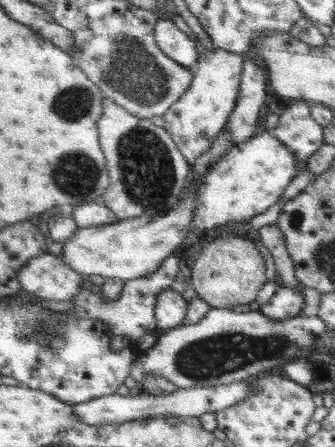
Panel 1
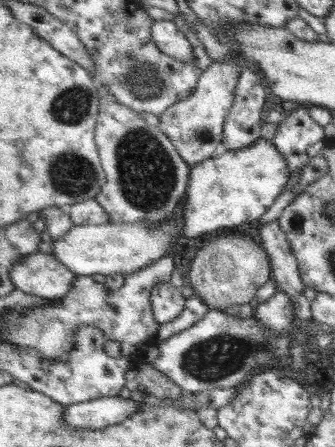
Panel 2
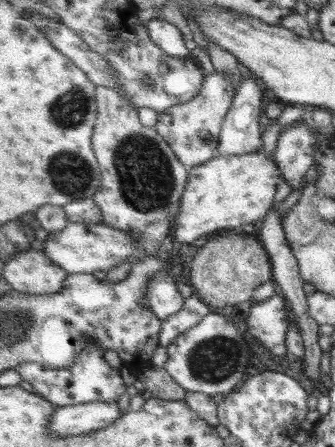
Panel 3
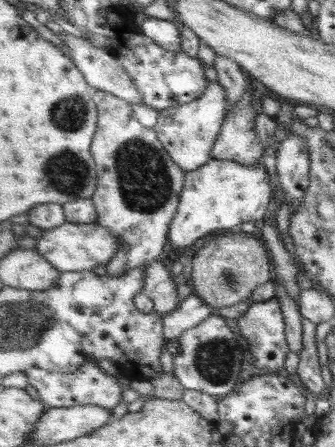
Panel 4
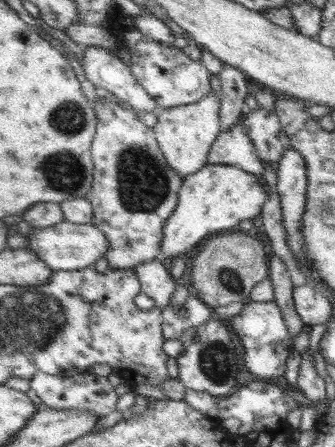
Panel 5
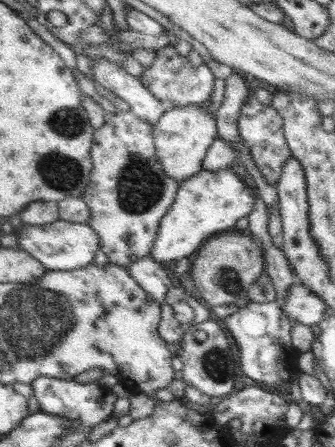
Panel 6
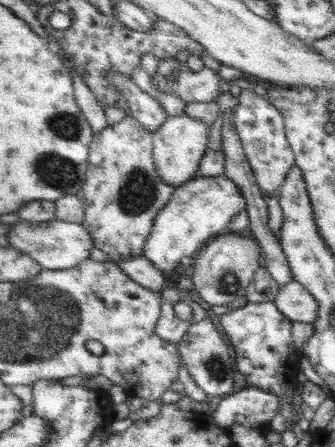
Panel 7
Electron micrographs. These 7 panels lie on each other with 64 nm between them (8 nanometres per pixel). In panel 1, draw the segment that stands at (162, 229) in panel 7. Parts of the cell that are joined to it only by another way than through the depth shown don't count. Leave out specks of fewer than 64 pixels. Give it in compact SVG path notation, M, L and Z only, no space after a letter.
M261 128L257 136L235 146L231 154L225 154L215 166L211 166L211 174L205 174L199 188L199 206L195 210L193 228L207 232L217 226L249 222L263 214L281 200L285 188L295 178L297 164L299 160L293 156L291 148L281 144L271 130L265 132L265 128Z

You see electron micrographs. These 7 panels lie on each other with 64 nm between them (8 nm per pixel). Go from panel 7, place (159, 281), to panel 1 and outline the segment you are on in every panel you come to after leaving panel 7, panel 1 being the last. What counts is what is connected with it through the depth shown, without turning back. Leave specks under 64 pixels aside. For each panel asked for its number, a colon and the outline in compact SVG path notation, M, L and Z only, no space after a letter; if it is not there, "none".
1: M165 290L159 294L159 306L157 306L157 318L159 318L159 330L173 330L185 324L189 312L189 300L185 300L175 290Z
2: M171 284L155 286L151 294L151 304L155 308L155 318L161 322L161 326L175 322L187 310L187 298L179 294L179 290Z
3: M159 272L155 280L151 280L151 288L147 294L149 302L151 302L151 310L161 318L173 318L175 314L179 314L185 306L185 300L179 290L177 290L177 280L173 274L167 272Z
4: M159 260L147 264L145 276L147 276L145 294L155 304L153 310L163 316L173 314L181 306L177 298L177 282L173 280L175 276Z
5: M161 258L147 262L143 266L135 268L135 274L139 276L139 282L143 284L143 292L155 302L157 308L165 310L167 306L171 306L171 296L175 292L177 280L173 280L171 270L167 270L161 264Z
6: M143 258L141 262L127 266L127 270L131 276L135 276L135 280L139 280L139 286L145 288L151 298L155 298L161 306L165 304L165 296L173 288L173 280L169 278L169 272L163 268L163 264L153 258Z

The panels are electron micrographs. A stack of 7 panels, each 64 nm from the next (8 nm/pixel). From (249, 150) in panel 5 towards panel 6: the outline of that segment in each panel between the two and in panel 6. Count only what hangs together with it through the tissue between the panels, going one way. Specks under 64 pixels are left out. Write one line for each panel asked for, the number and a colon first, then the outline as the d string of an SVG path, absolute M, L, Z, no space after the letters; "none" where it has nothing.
6: M219 136L215 140L215 146L211 146L209 154L207 154L207 162L203 164L203 170L207 172L219 172L219 170L227 170L231 168L233 162L241 162L247 166L249 174L255 178L255 184L259 186L259 194L261 200L269 206L269 208L277 208L279 206L279 190L275 186L269 186L267 180L261 176L261 170L255 166L253 156L245 144L245 140L241 138L237 146L233 144L225 144L223 138Z

